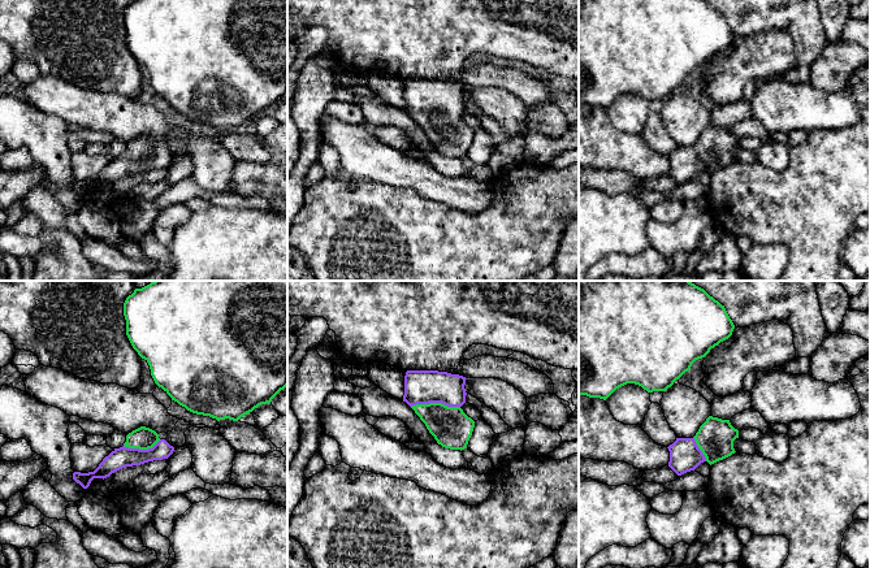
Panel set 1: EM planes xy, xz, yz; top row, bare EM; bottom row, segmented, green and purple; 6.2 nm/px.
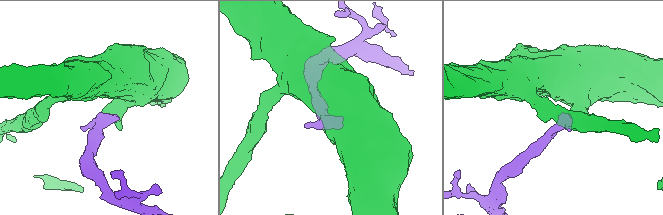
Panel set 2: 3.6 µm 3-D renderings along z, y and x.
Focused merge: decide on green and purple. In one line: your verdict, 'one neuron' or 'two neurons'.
one neuron

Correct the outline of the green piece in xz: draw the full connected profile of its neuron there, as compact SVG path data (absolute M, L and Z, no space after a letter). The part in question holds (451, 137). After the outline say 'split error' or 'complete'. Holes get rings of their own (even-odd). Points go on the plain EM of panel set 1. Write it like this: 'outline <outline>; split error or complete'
outline M407 79L404 84L403 110L445 157L467 157L475 136L475 130L460 117L466 112L466 88L438 79Z; split error

